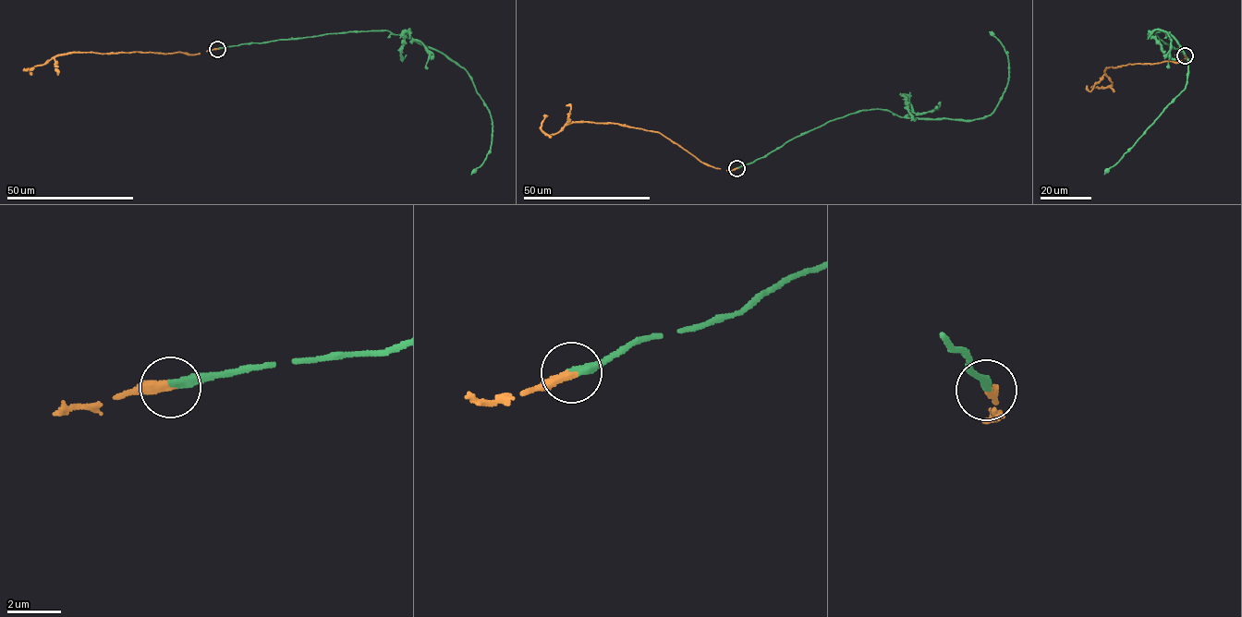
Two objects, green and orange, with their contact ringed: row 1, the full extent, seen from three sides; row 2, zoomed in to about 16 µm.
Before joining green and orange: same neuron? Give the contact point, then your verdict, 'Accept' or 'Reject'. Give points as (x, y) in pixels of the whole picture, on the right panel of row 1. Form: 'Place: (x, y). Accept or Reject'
Place: (1185, 55). Accept

